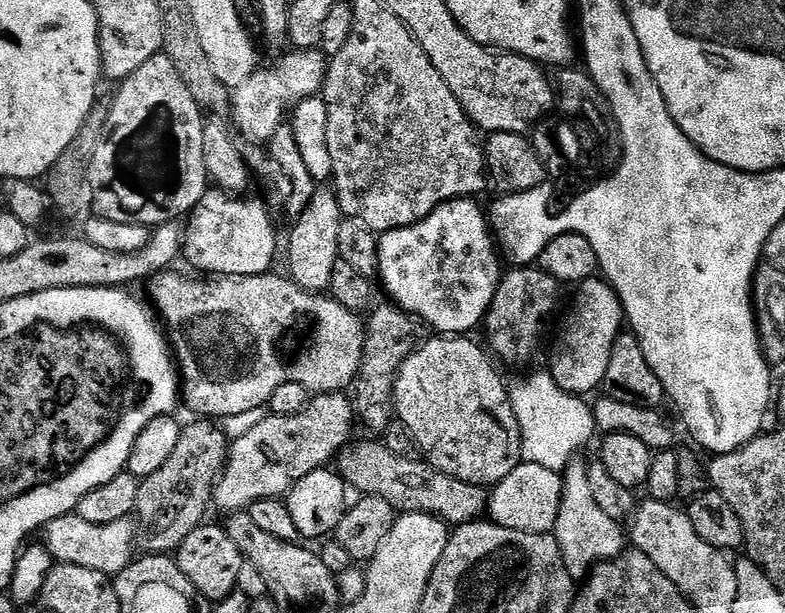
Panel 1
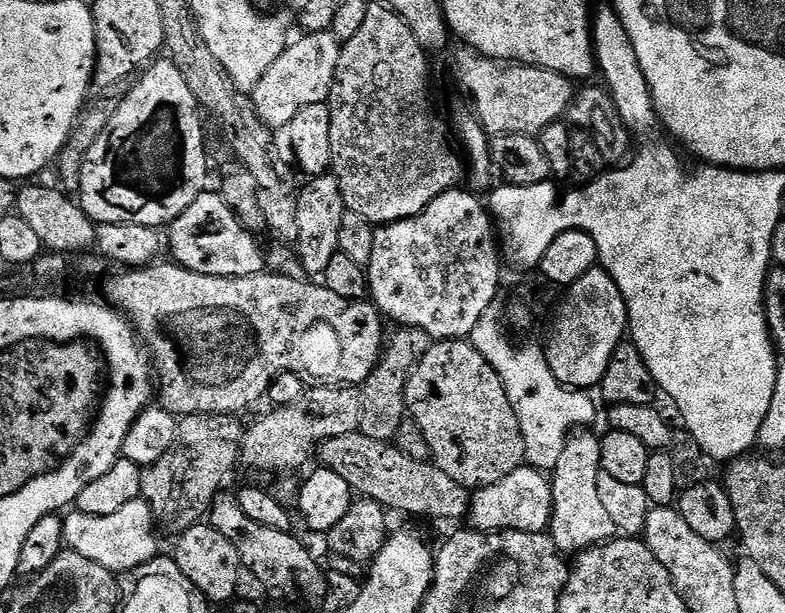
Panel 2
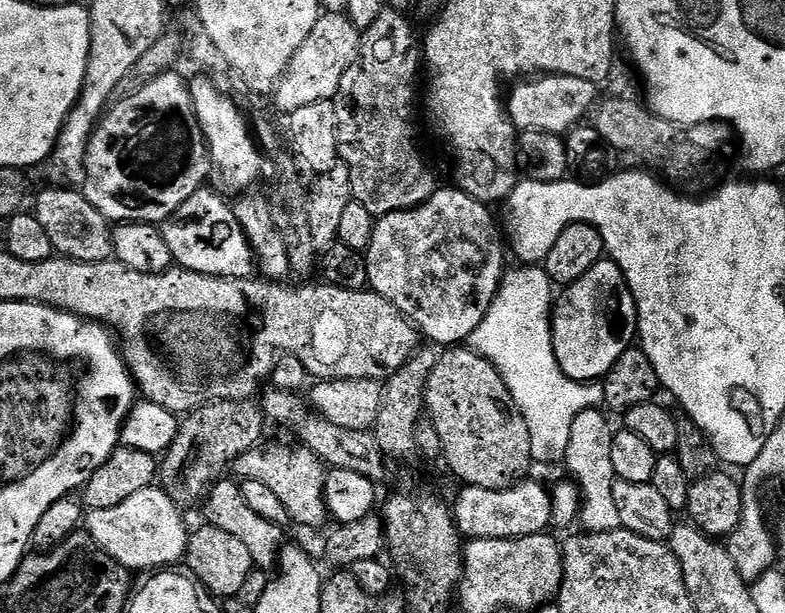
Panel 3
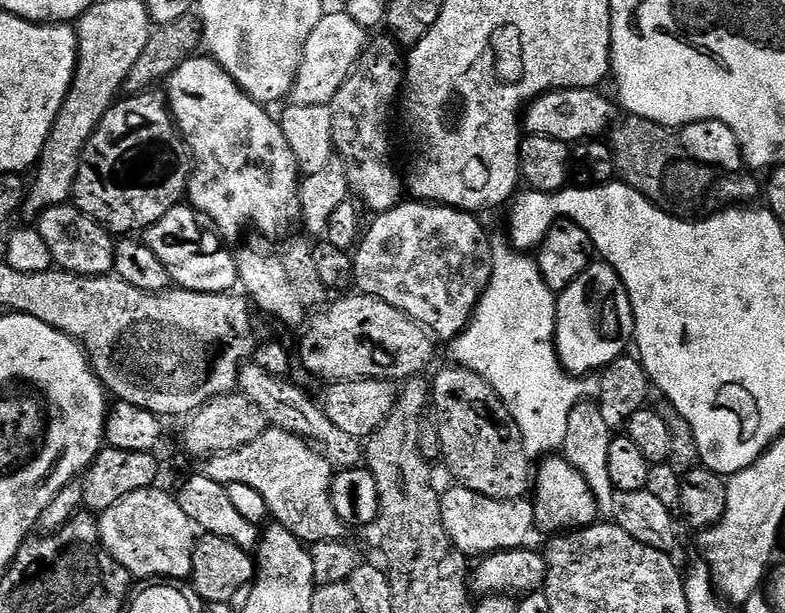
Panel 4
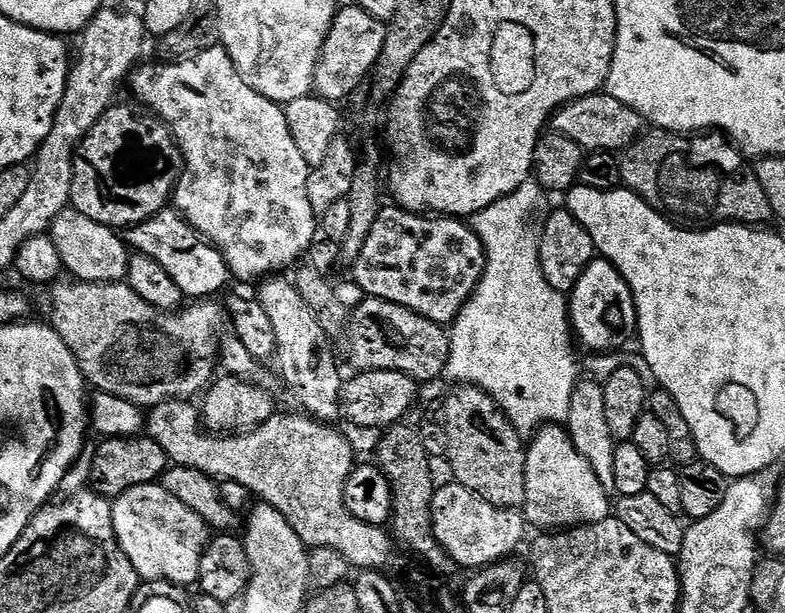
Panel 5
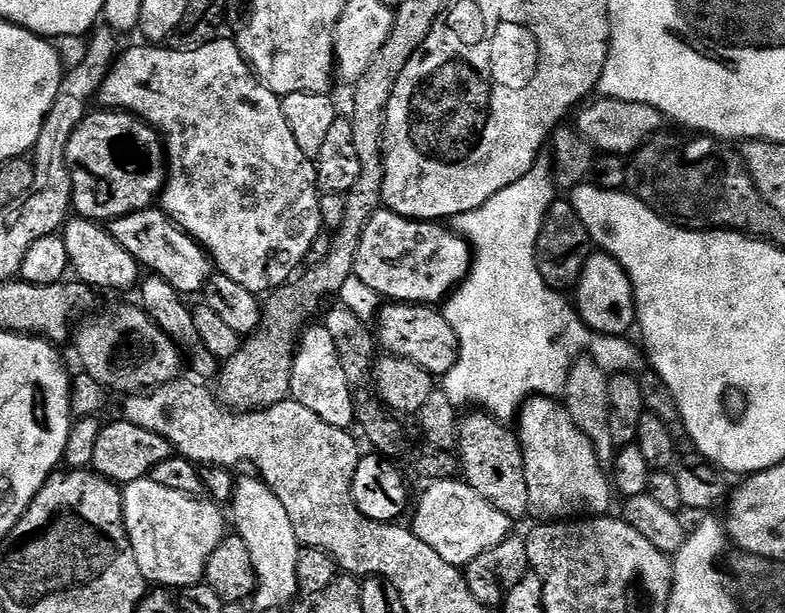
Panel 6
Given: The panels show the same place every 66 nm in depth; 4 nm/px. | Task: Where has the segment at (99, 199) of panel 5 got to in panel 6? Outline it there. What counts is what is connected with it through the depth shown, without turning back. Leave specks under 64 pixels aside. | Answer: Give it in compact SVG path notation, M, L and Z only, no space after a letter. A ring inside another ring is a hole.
M89 111L78 130L70 134L66 158L72 183L72 208L87 220L111 222L157 203L168 177L168 162L164 141L151 124L145 124L130 112L99 111Z

